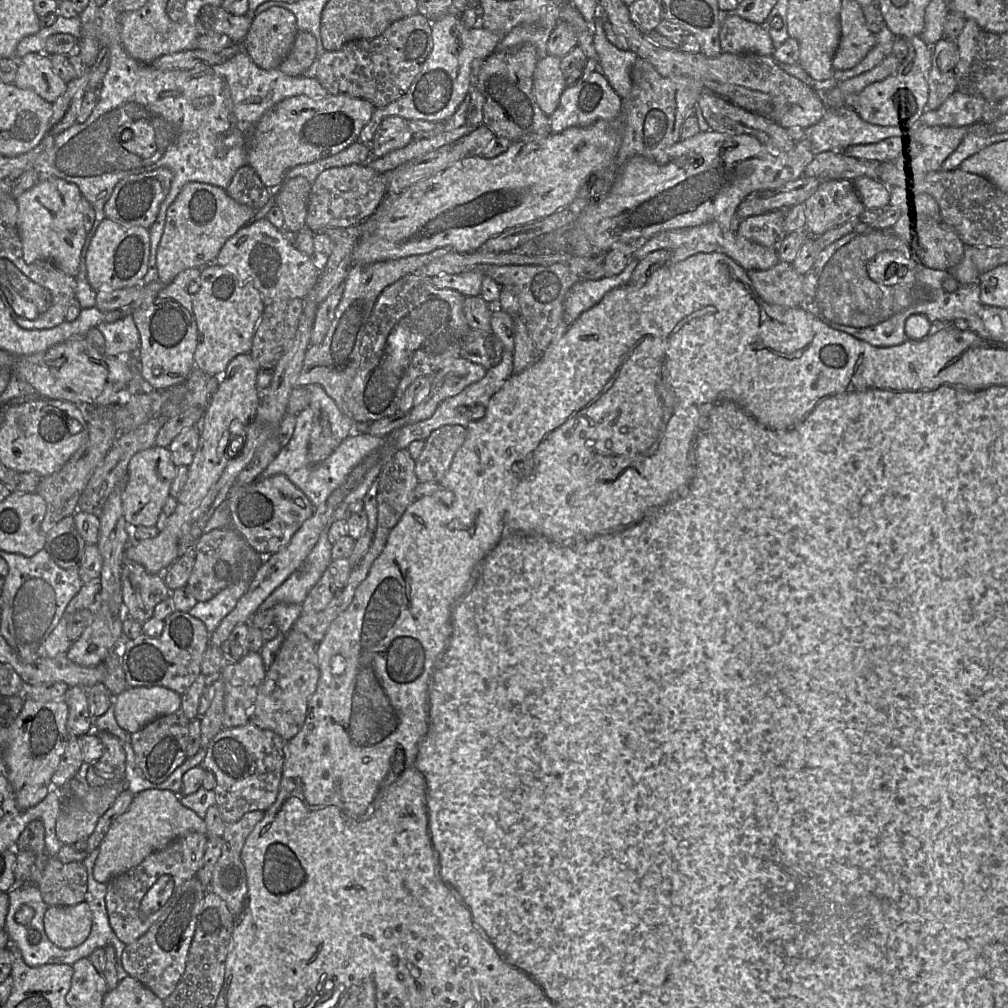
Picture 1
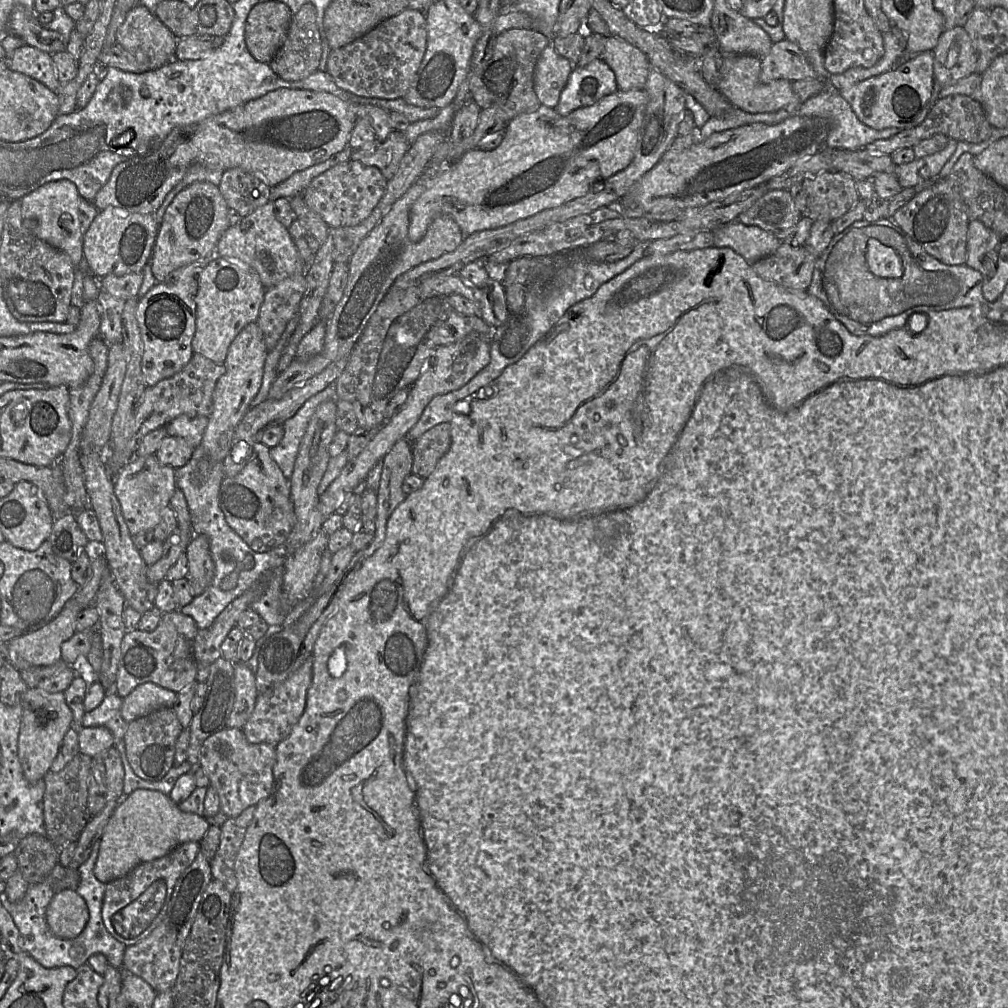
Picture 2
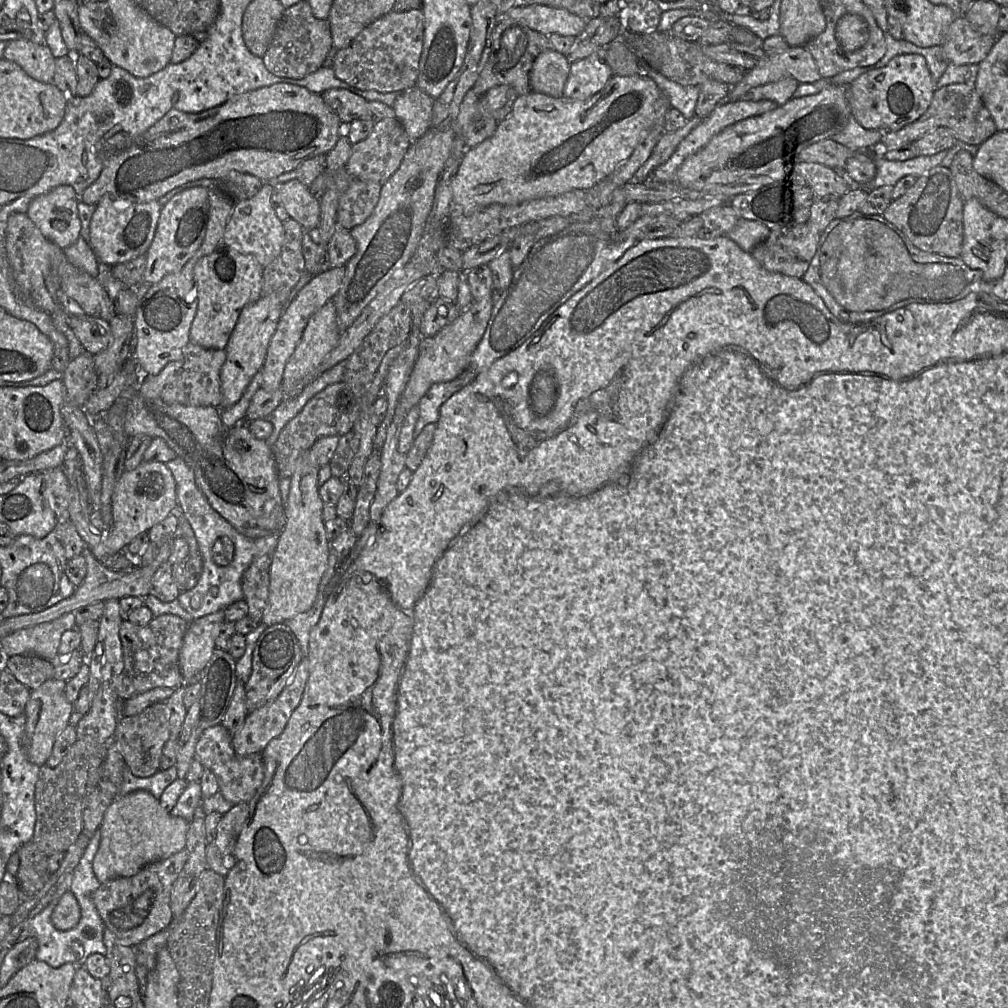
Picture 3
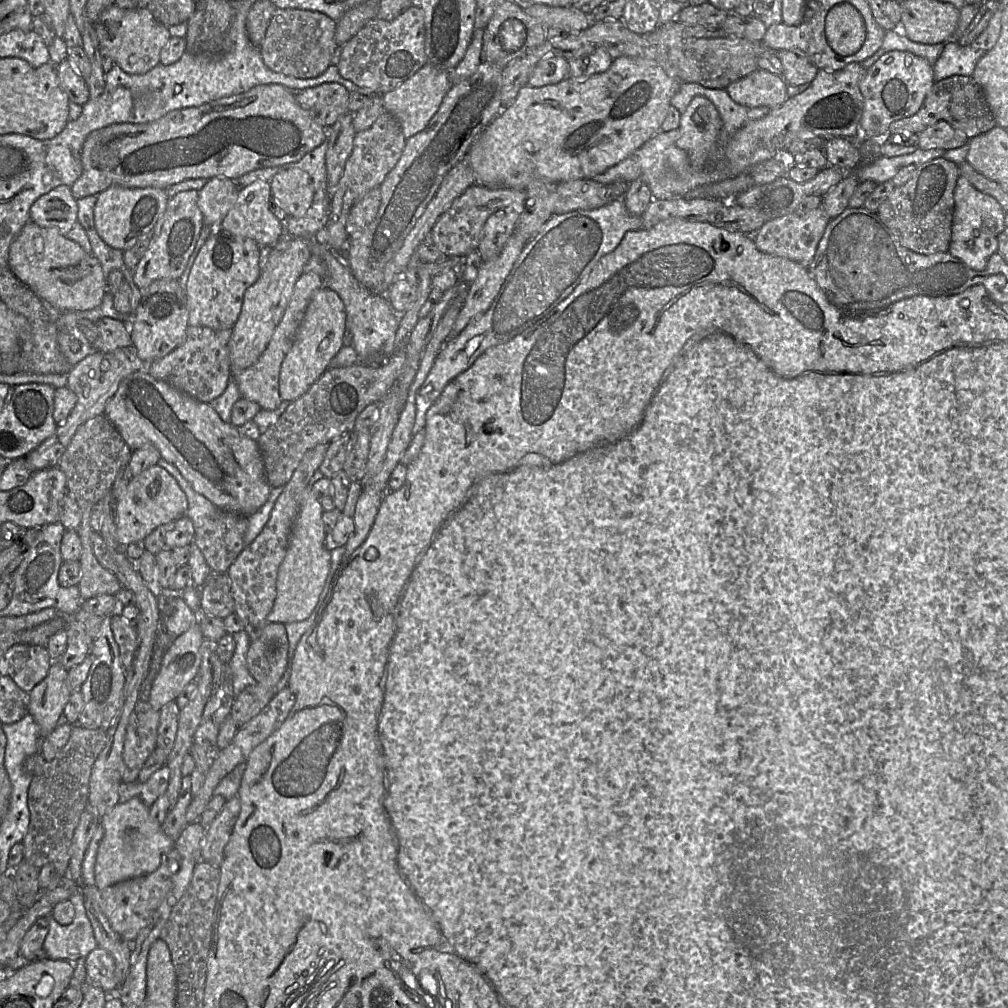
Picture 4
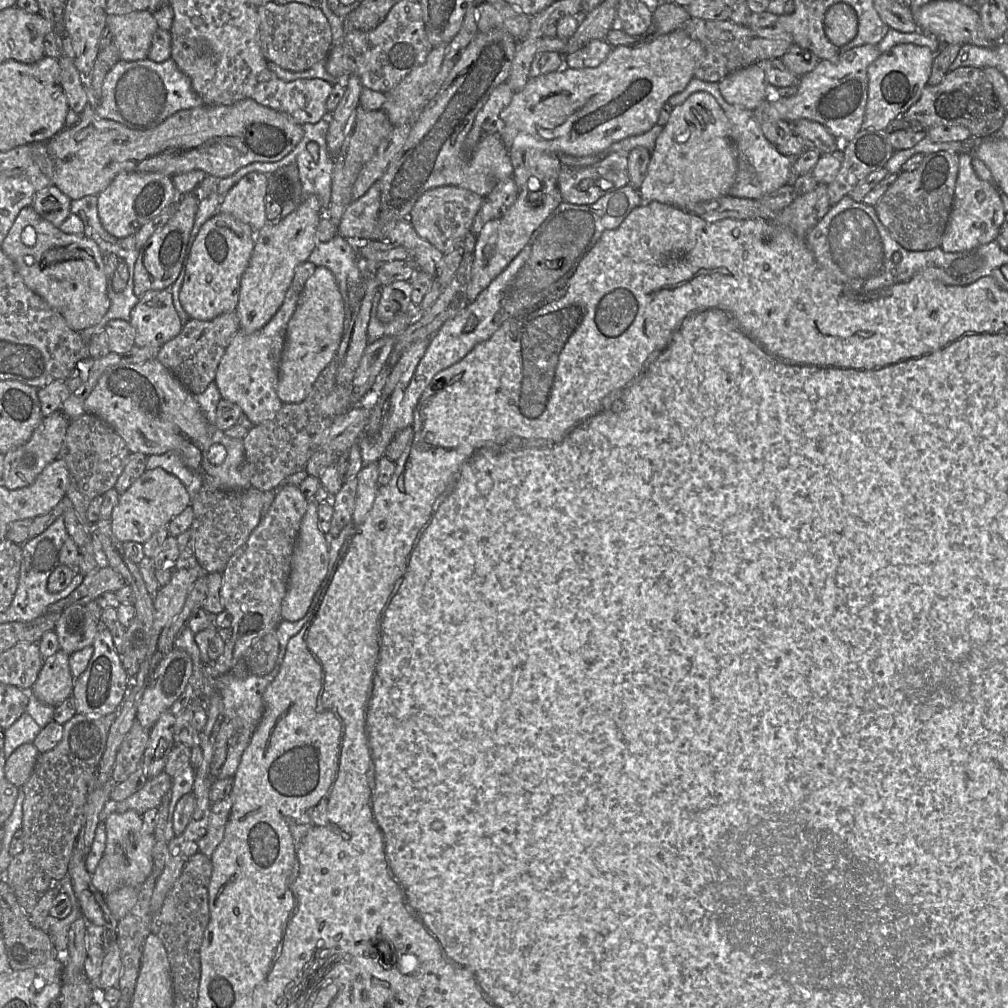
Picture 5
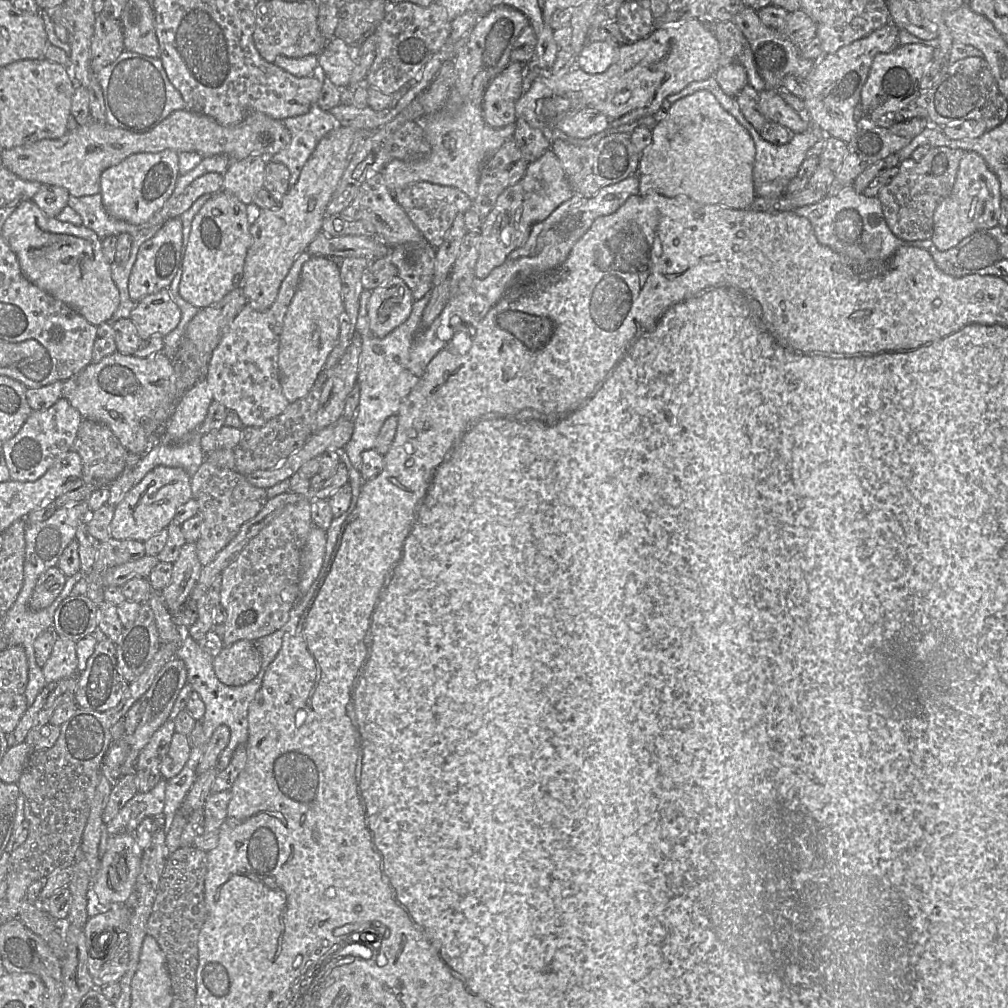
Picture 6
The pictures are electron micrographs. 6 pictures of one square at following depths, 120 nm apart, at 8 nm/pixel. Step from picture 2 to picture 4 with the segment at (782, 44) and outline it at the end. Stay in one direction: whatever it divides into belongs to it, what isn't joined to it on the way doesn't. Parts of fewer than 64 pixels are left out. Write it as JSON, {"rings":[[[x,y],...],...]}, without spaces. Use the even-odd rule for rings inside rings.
{"rings":[[[781,50],[776,54],[783,66],[781,76],[788,85],[810,84],[817,75],[819,69],[802,50]]]}

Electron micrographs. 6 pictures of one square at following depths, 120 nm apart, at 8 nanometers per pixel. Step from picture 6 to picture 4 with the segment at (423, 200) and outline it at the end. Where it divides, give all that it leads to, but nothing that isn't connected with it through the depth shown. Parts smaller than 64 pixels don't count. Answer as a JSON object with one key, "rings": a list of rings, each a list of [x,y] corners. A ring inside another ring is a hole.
{"rings":[[[473,184],[439,216],[430,231],[429,239],[443,254],[465,257],[469,252],[478,248],[485,222],[489,216],[506,207],[513,207],[520,215],[524,208],[525,198],[524,190],[510,188],[488,189]]]}

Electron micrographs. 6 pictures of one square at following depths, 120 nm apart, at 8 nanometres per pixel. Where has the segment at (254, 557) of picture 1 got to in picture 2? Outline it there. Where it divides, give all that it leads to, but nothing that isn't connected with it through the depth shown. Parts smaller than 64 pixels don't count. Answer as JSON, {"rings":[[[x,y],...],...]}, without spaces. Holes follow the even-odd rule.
{"rings":[[[194,535],[187,546],[186,554],[188,573],[185,578],[190,584],[193,597],[199,596],[211,584],[215,573],[207,536]]]}

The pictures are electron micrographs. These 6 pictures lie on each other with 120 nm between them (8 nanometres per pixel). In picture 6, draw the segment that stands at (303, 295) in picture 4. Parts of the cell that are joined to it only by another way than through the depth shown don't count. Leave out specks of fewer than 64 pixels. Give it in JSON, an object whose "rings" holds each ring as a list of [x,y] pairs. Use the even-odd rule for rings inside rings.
{"rings":[[[305,251],[295,259],[281,283],[276,300],[267,310],[257,311],[246,304],[212,354],[206,381],[213,400],[236,412],[244,427],[262,427],[283,413],[289,405],[279,380],[280,335],[285,314],[299,283],[302,266],[311,257]]]}

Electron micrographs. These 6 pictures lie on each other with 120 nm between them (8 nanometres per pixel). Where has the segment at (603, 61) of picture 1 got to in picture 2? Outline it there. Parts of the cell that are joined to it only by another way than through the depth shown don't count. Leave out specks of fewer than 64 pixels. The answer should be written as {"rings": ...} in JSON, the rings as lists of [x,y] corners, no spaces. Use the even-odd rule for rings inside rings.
{"rings":[[[611,34],[605,37],[605,49],[601,59],[614,72],[618,89],[622,91],[644,89],[650,63],[640,49]]]}

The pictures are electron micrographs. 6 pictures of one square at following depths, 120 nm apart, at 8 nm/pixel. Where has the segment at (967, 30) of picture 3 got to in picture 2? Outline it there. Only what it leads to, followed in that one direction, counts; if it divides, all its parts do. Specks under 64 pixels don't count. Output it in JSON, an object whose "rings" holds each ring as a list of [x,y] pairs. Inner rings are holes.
{"rings":[[[964,27],[944,30],[933,52],[934,82],[940,88],[952,86],[976,72],[977,52]]]}

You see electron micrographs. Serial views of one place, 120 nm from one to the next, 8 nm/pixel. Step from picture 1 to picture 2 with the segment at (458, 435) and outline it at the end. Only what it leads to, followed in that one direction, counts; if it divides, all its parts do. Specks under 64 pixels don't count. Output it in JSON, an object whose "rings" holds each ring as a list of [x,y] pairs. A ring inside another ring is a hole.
{"rings":[[[443,422],[423,433],[413,447],[413,441],[408,441],[413,454],[412,473],[425,479],[434,471],[438,461],[450,448],[450,431],[450,423]]]}

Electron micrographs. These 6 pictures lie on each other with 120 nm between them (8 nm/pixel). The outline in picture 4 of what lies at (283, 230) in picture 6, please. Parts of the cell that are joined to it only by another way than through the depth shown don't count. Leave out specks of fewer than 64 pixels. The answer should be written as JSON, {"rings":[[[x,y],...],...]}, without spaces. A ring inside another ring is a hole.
{"rings":[[[283,236],[274,246],[262,250],[262,268],[258,280],[244,293],[239,317],[229,341],[231,379],[254,365],[266,349],[292,296],[295,283],[311,257],[312,239]]]}

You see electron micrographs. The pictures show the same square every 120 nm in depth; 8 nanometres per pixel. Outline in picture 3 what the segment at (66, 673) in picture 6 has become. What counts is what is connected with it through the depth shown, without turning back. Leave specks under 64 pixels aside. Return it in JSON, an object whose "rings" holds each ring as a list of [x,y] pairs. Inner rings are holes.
{"rings":[[[51,678],[39,688],[32,690],[26,703],[26,725],[22,738],[22,746],[30,762],[39,767],[46,764],[49,759],[57,736],[69,725],[73,704],[65,695],[66,682]]]}

